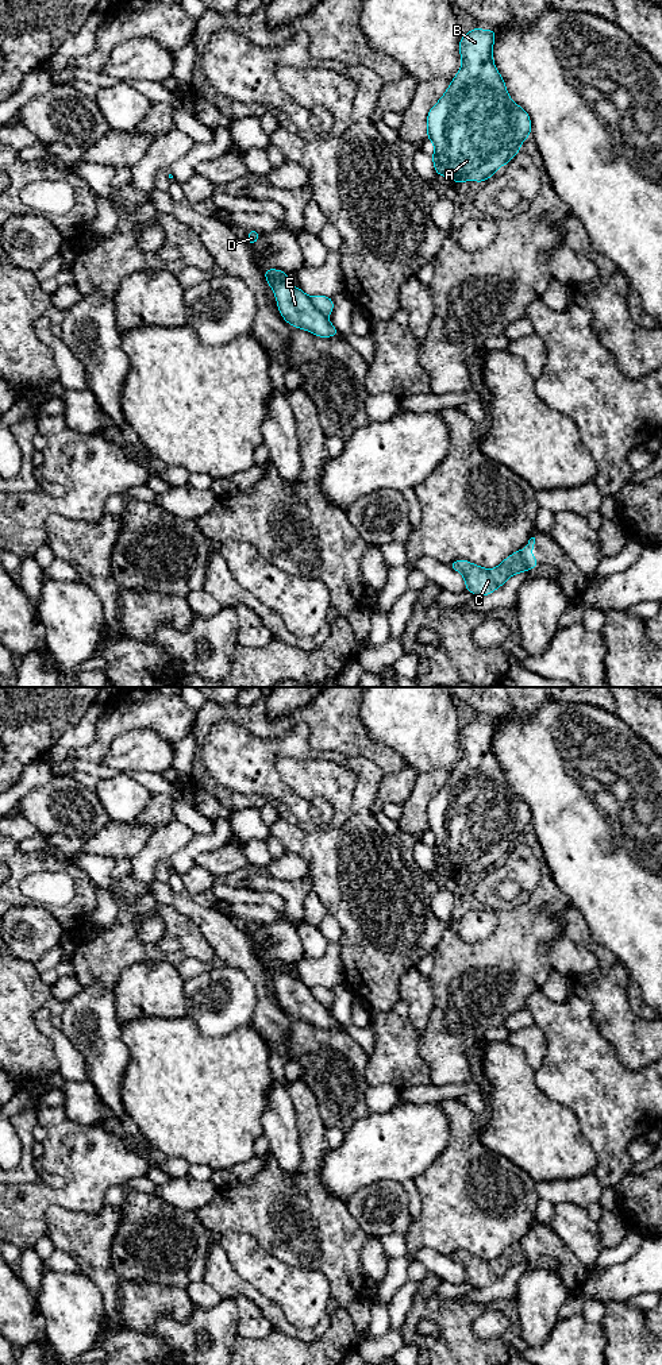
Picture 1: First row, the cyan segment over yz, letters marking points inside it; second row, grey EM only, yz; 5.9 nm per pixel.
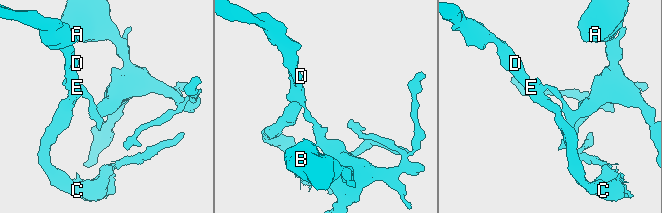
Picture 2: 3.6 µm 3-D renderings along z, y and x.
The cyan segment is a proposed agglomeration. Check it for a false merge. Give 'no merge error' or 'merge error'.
merge error

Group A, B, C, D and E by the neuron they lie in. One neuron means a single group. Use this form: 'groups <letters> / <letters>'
groups A B / C D E

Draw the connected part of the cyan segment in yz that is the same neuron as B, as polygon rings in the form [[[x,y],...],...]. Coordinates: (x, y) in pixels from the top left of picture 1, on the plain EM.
[[[474,718],[459,732],[462,756],[457,767],[449,775],[447,782],[427,805],[427,829],[434,834],[431,847],[435,864],[449,868],[454,874],[477,872],[484,874],[493,868],[496,861],[507,855],[520,842],[521,834],[531,825],[531,810],[524,799],[515,795],[508,786],[505,772],[493,753],[494,721]]]

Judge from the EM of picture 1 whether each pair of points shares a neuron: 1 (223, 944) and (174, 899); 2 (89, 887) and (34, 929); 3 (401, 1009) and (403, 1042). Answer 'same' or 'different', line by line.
1: same
2: different
3: same

